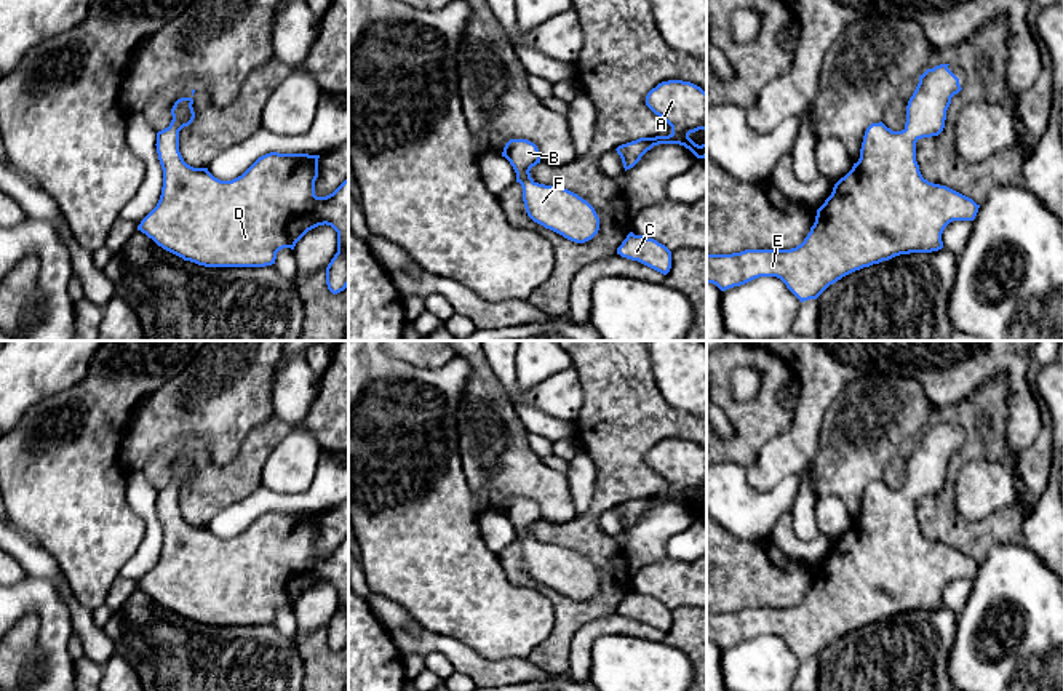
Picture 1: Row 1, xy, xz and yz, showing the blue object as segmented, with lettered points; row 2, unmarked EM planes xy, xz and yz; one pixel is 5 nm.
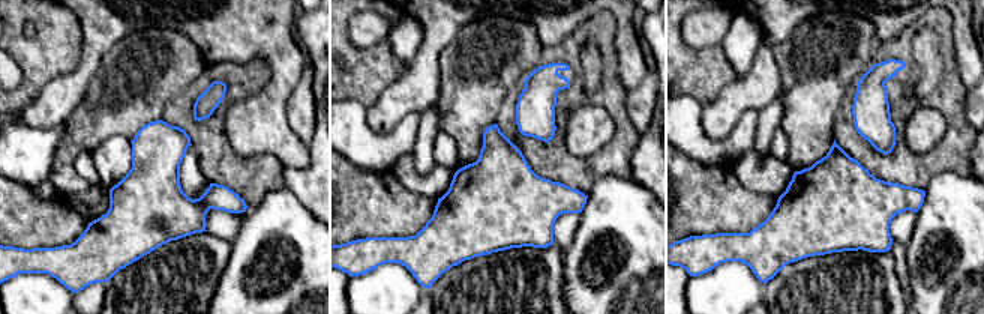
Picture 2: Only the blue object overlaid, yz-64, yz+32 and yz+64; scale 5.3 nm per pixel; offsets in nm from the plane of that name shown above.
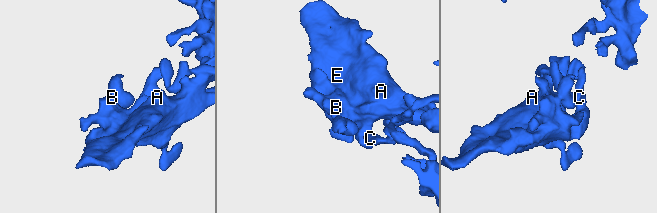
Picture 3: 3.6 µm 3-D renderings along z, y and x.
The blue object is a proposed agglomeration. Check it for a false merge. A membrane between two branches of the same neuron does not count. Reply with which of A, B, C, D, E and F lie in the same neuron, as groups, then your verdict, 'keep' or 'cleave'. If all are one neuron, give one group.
A B C D E F | keep

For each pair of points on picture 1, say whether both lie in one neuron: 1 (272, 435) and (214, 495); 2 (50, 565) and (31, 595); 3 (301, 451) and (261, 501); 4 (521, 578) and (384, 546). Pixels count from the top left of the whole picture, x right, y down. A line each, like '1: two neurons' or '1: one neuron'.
1: one neuron
2: two neurons
3: two neurons
4: two neurons

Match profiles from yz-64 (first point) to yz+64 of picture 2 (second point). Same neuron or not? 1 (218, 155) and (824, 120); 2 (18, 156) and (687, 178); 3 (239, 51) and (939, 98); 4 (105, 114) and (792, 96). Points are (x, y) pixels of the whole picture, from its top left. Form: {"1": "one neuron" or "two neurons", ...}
{"1": "two neurons", "2": "two neurons", "3": "two neurons", "4": "one neuron"}

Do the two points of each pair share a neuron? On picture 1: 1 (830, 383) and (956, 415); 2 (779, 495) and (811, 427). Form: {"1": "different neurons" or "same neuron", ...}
{"1": "different neurons", "2": "different neurons"}

